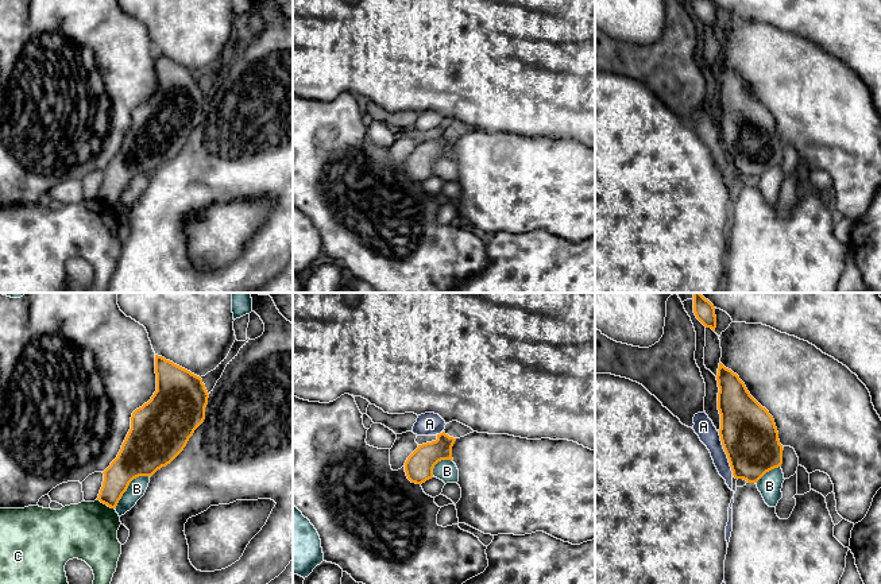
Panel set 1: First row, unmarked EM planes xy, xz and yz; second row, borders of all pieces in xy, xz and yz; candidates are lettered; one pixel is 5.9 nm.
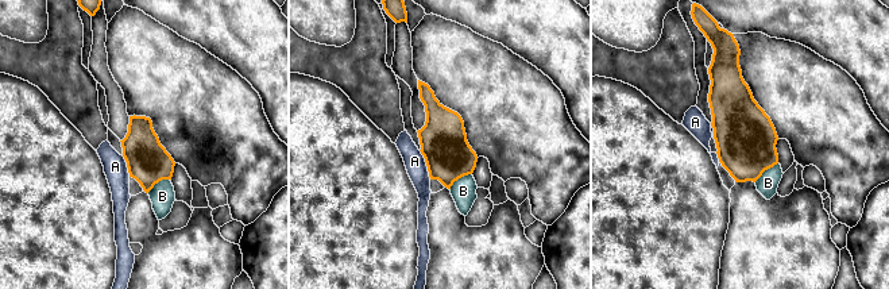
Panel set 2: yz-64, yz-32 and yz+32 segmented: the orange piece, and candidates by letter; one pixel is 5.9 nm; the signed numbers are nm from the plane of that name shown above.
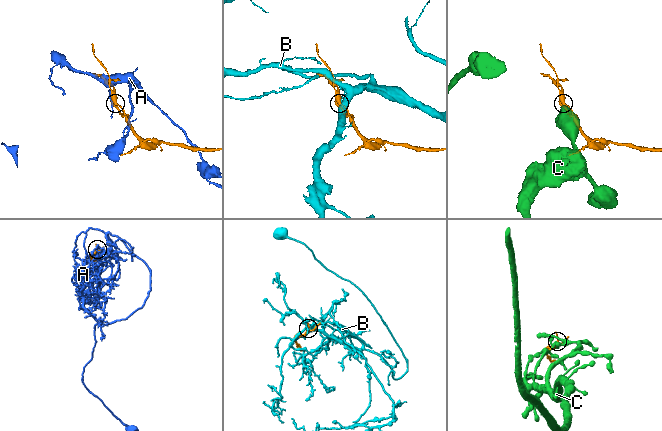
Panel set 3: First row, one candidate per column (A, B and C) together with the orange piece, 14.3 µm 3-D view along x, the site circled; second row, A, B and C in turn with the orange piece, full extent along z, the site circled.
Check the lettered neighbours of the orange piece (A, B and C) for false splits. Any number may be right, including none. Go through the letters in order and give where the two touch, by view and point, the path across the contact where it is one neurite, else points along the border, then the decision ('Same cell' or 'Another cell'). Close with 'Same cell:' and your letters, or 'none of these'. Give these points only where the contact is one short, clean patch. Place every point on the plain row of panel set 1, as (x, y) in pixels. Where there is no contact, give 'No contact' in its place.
A: Touches orange at yz (726, 151). Another cell
B: Touches orange at xy (128, 182). Another cell
C: Touches orange at xy (105, 201). Another cell
Same cell: none of these

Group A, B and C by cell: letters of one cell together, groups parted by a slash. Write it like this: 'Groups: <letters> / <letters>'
Groups: A / B / C

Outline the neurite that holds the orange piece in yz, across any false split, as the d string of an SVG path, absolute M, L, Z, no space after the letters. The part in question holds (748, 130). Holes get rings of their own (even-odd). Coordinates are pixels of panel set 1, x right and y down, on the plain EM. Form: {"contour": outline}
{"contour": "M719 61L719 134L733 174L757 181L766 170L781 165L783 143L773 115L747 89L737 71Z"}

